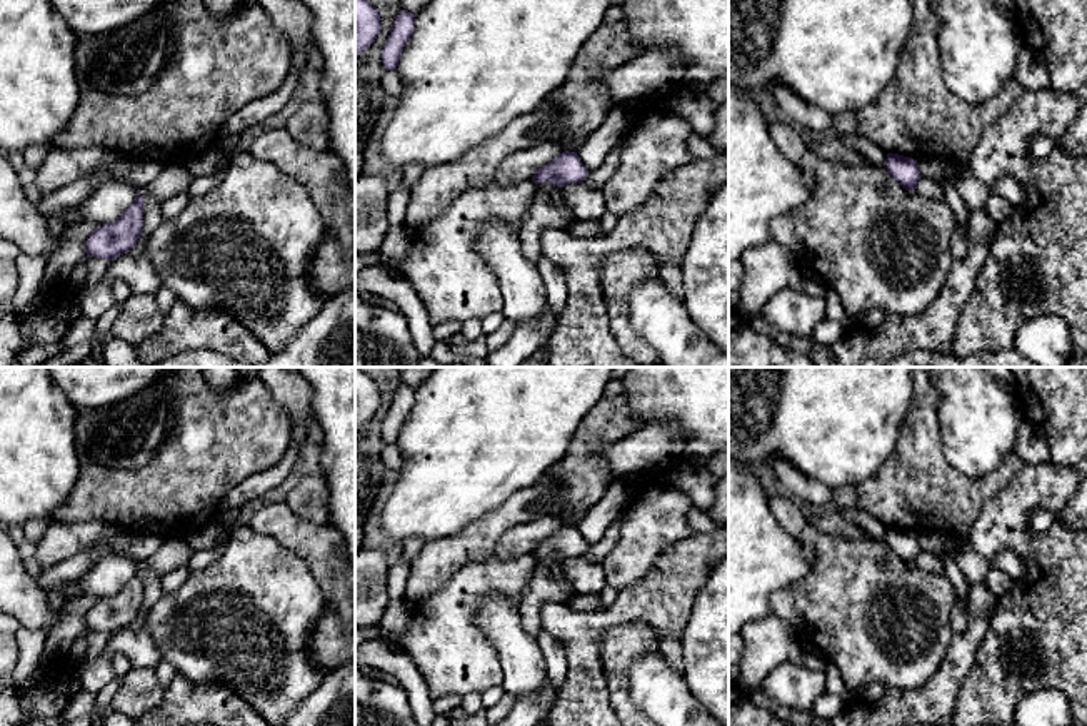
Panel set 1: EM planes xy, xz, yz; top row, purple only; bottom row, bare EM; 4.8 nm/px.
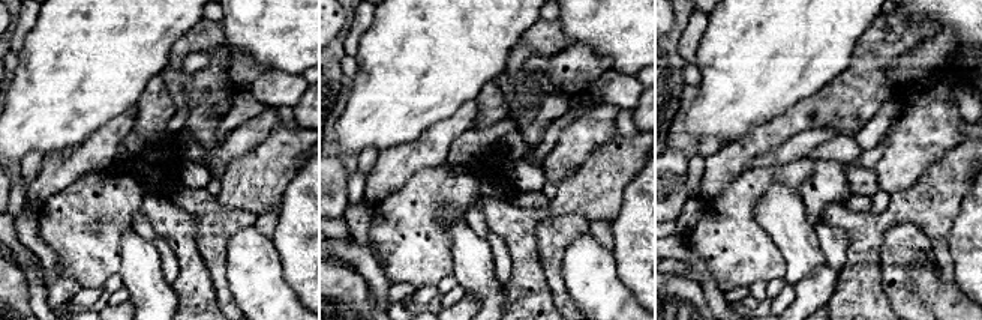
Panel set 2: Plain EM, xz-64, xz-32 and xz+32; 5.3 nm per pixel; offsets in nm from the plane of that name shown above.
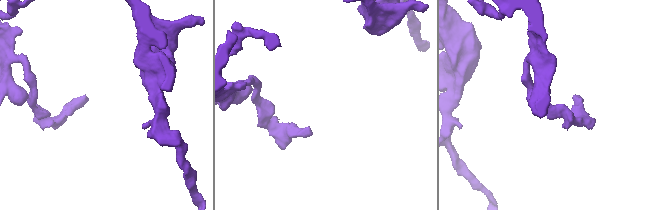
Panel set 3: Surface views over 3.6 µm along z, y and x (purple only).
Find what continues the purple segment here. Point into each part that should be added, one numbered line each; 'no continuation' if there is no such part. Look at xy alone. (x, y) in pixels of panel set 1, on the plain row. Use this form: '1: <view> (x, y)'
no continuation

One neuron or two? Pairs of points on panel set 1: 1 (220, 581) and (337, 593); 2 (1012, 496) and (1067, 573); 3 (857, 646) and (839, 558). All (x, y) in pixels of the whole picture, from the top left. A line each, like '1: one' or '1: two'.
1: two
2: one
3: one

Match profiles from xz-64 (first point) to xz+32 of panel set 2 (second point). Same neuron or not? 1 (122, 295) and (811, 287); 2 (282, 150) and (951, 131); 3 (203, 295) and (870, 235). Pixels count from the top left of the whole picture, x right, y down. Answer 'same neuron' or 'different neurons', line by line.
1: different neurons
2: different neurons
3: same neuron

